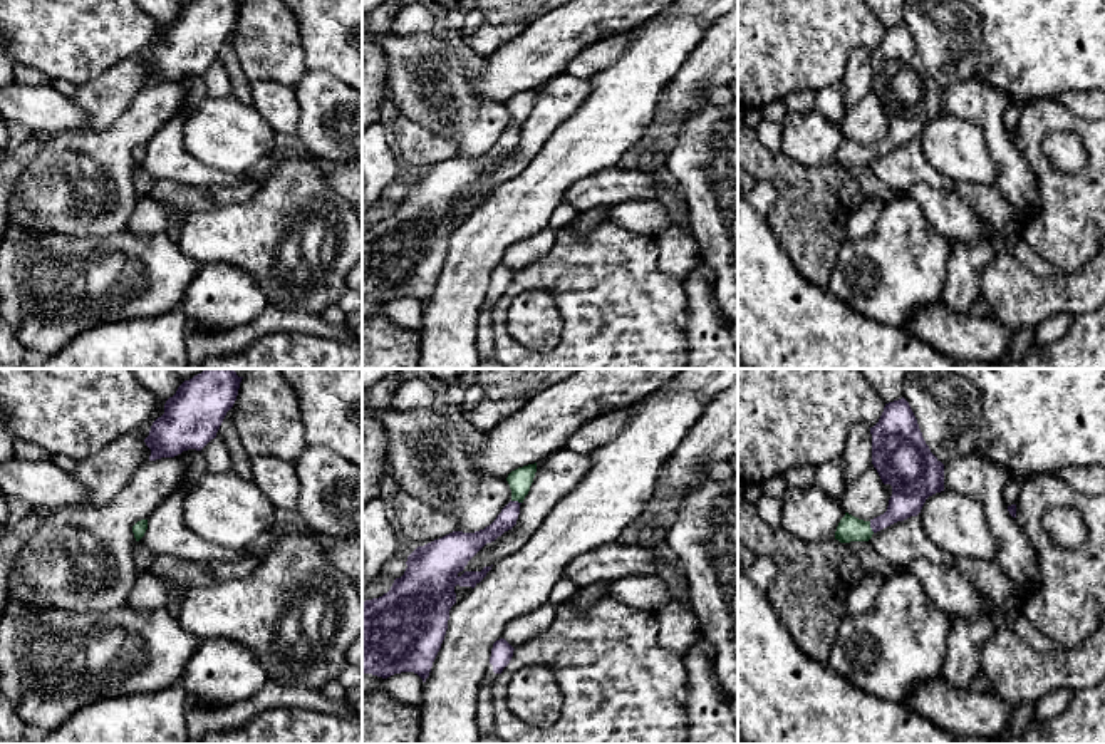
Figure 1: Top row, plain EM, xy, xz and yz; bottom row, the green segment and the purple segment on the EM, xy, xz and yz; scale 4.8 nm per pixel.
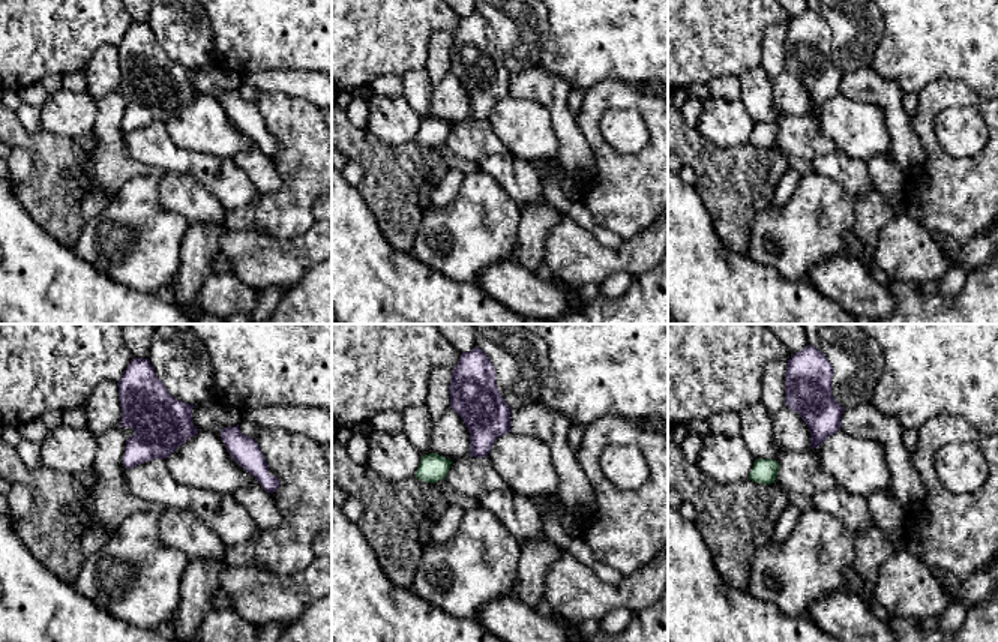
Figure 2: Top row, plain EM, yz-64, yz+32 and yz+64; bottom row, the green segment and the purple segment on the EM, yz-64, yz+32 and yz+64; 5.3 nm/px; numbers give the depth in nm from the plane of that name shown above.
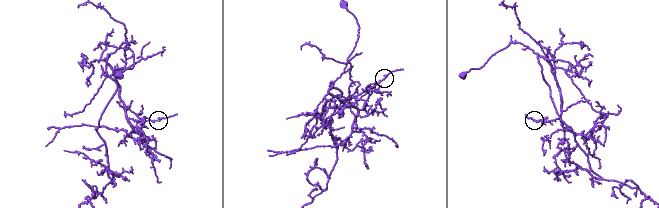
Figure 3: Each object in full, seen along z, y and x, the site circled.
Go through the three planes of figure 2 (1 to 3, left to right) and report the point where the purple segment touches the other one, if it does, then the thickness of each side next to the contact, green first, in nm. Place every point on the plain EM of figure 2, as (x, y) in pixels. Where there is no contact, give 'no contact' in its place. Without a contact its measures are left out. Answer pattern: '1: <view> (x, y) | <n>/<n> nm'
1: no contact
2: no contact
3: no contact

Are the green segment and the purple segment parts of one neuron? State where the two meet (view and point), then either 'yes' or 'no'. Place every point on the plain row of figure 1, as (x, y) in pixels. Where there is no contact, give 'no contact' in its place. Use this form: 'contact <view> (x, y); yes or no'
contact yz (869, 151); yes

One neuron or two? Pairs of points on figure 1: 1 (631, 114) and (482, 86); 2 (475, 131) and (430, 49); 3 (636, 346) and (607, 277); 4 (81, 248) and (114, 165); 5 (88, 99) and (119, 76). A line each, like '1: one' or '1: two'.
1: two
2: one
3: one
4: two
5: one

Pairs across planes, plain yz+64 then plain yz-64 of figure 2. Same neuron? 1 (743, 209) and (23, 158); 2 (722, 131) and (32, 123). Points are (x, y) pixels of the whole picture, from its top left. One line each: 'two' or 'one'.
1: two
2: two

